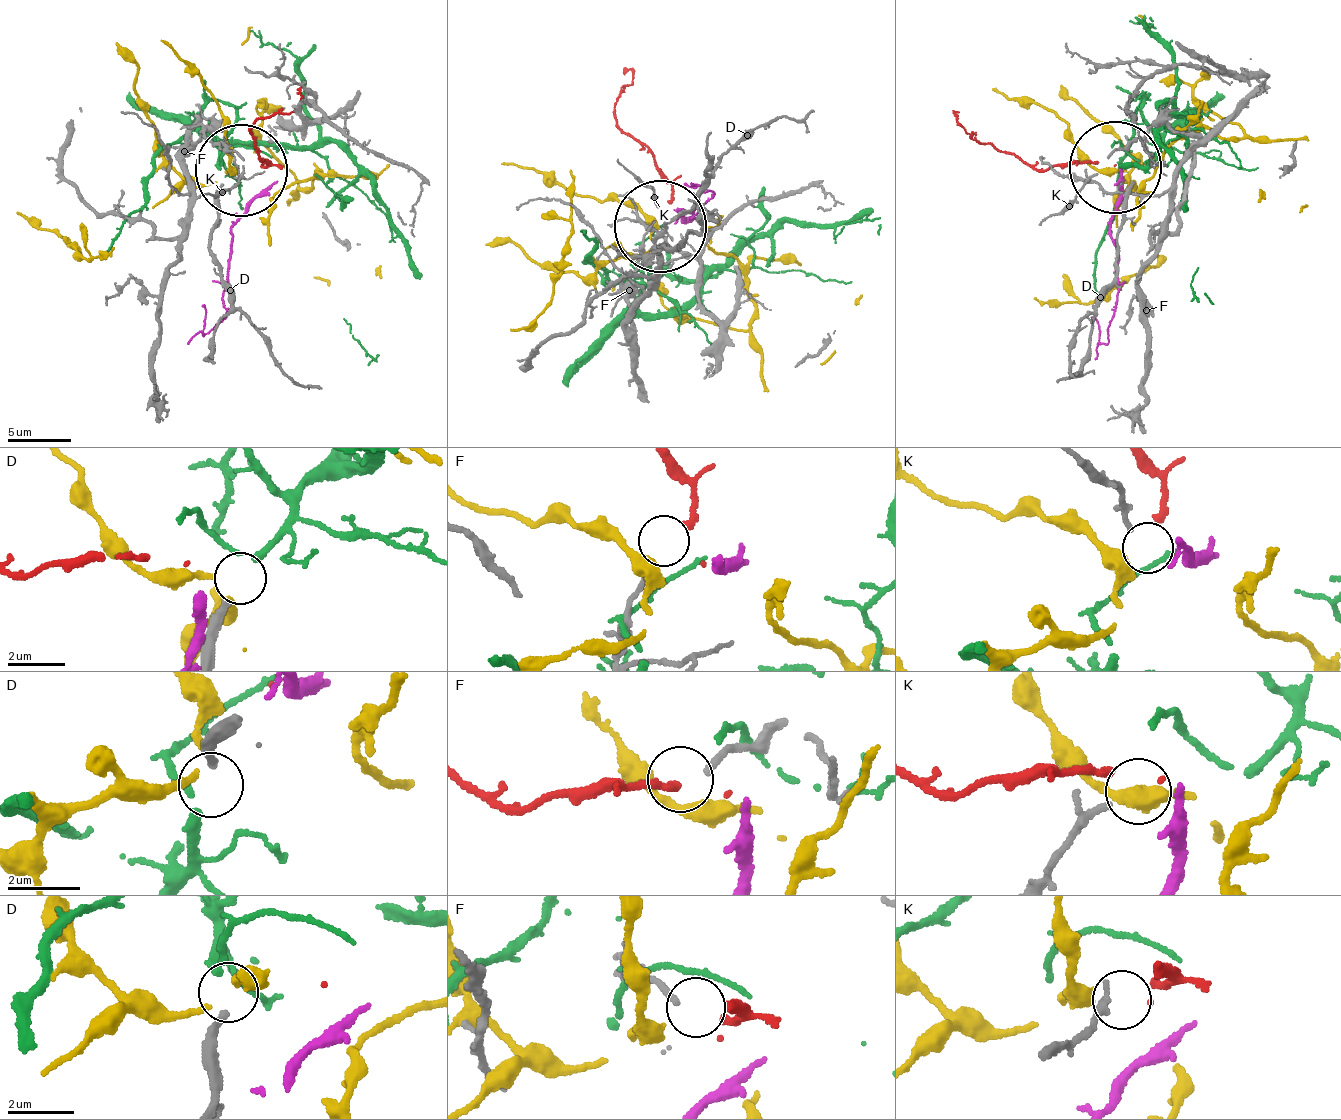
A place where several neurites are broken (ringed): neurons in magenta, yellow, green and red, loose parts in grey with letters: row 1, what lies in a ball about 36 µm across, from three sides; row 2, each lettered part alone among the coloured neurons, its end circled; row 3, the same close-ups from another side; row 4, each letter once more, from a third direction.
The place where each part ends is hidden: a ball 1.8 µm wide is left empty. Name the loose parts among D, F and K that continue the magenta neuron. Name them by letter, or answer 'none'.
none

